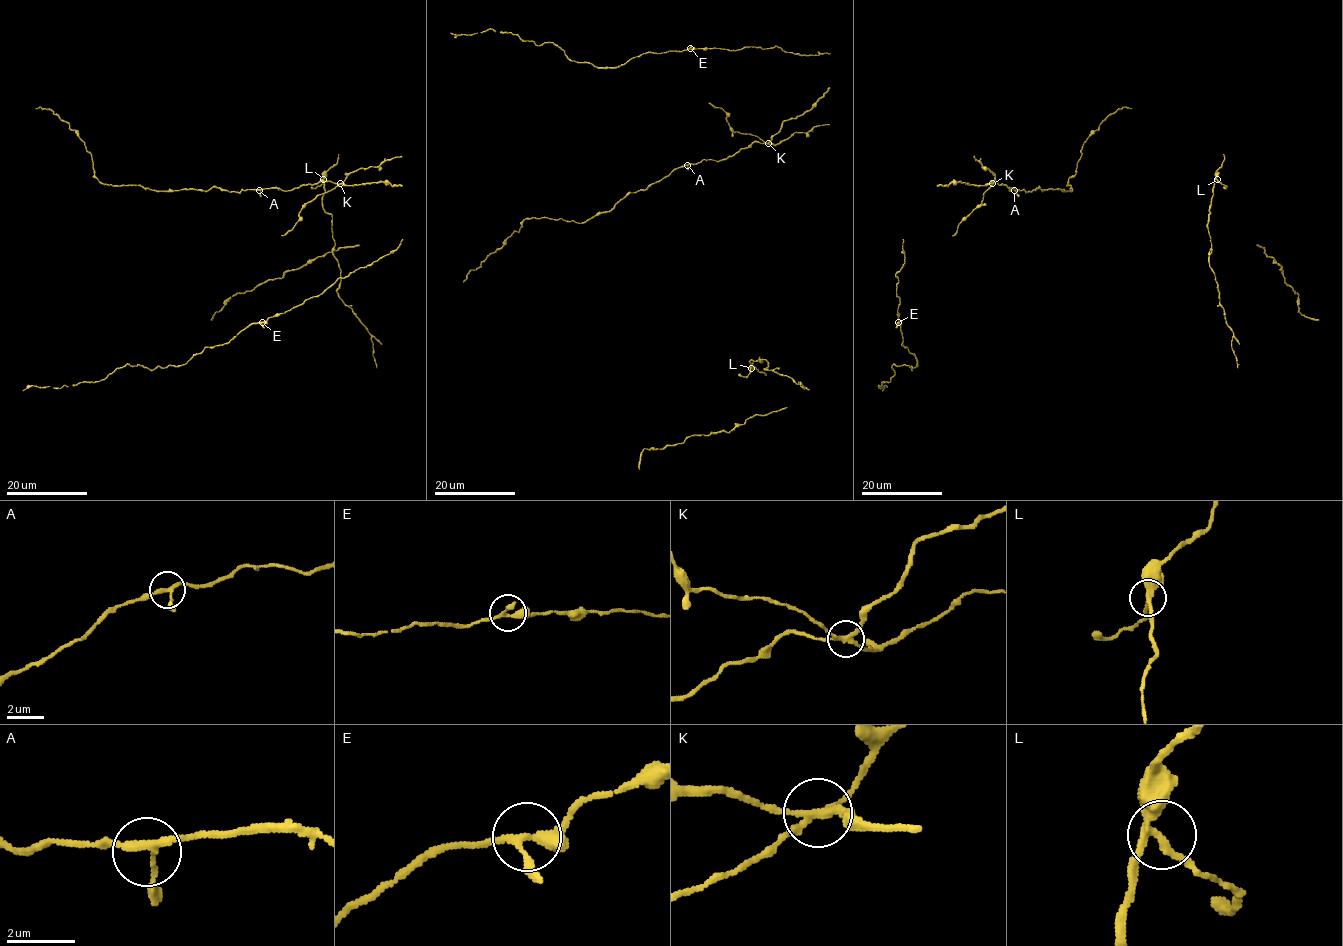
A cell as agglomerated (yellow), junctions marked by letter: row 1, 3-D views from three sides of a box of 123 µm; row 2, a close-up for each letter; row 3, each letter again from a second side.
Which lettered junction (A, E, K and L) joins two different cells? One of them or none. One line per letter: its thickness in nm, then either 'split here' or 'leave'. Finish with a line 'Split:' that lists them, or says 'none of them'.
A: 190 nm thick; leave
E: 240 nm thick; leave
K: 220 nm thick; split here
L: 240 nm thick; leave
Split: K

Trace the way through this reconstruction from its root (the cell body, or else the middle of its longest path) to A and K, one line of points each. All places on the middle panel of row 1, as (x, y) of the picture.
A: (782, 127), (767, 143), (753, 142), (725, 159), (702, 160), (687, 165)
K: (782, 127), (768, 143)

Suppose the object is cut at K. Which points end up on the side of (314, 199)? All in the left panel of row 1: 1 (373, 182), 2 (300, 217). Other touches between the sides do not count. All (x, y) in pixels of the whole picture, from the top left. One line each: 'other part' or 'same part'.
1: other part
2: same part

